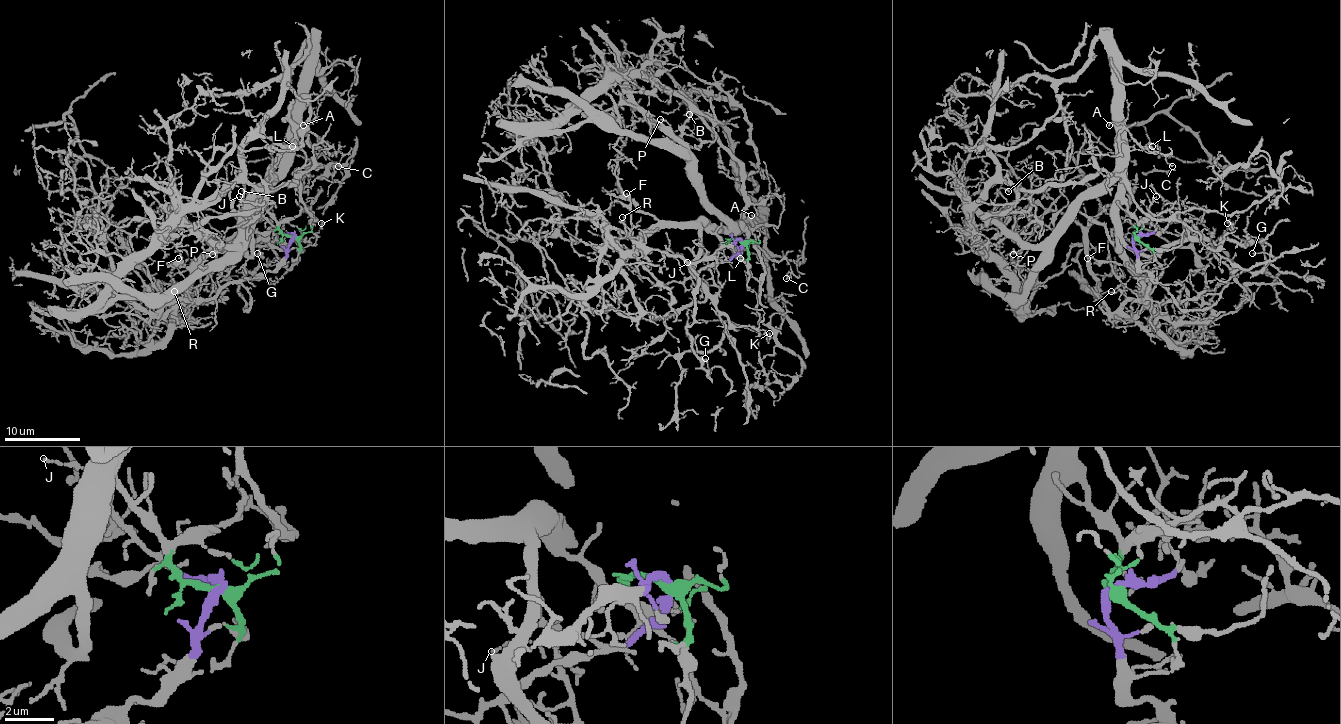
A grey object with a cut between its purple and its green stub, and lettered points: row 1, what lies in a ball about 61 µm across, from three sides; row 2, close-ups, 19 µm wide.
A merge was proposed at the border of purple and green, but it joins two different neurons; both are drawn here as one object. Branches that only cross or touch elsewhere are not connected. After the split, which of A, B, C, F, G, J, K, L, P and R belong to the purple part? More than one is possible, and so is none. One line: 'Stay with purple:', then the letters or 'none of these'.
Stay with purple: G, J, R

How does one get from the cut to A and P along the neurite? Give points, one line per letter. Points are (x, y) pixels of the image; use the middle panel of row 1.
A: (743, 243), (731, 239), (724, 243), (711, 229), (754, 229), (754, 218), (750, 214)
P: (743, 243), (731, 239), (724, 243), (711, 231), (724, 226), (726, 220), (699, 188), (695, 162), (660, 118)

